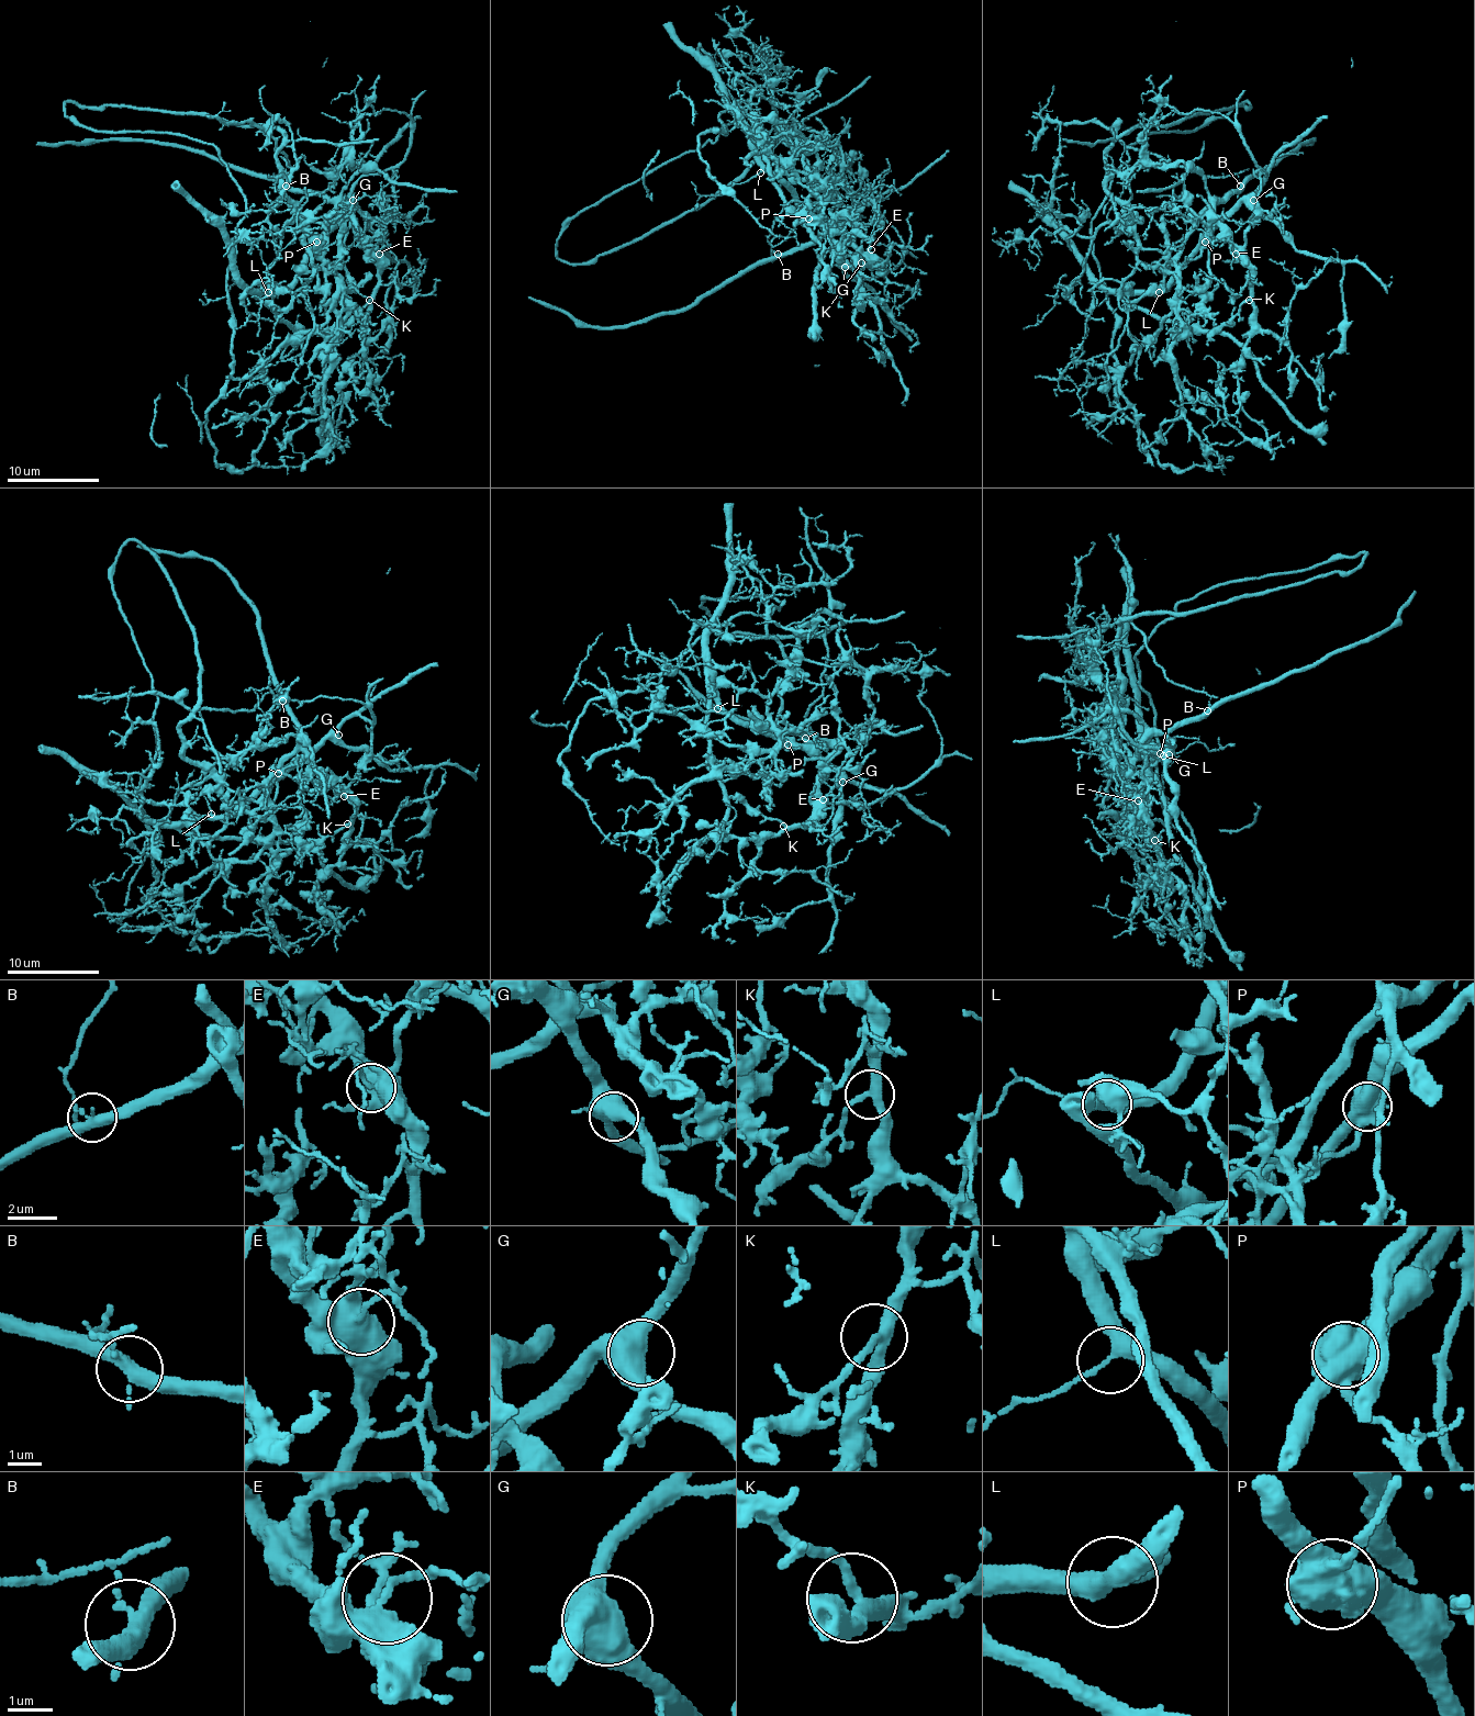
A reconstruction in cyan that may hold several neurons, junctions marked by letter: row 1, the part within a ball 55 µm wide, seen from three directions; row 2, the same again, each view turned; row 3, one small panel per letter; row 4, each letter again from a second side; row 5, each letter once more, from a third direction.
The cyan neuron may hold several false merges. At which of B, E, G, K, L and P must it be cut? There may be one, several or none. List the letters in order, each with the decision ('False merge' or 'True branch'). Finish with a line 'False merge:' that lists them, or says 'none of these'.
B: False merge
E: True branch
G: True branch
K: True branch
L: True branch
P: False merge
False merge: B, P

